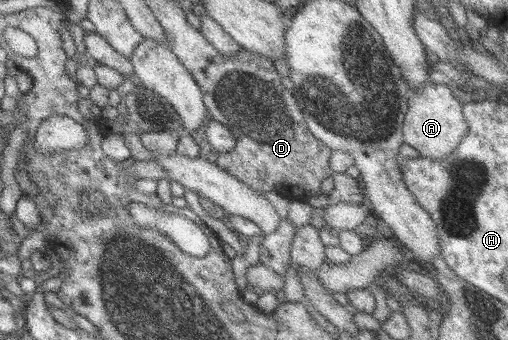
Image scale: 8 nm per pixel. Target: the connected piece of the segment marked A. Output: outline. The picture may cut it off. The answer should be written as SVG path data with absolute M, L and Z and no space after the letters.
M424 83L421 87L411 89L407 98L406 113L403 117L402 142L413 147L420 157L441 159L456 150L461 138L468 132L468 125L461 115L462 105L452 94L452 88L439 83Z

